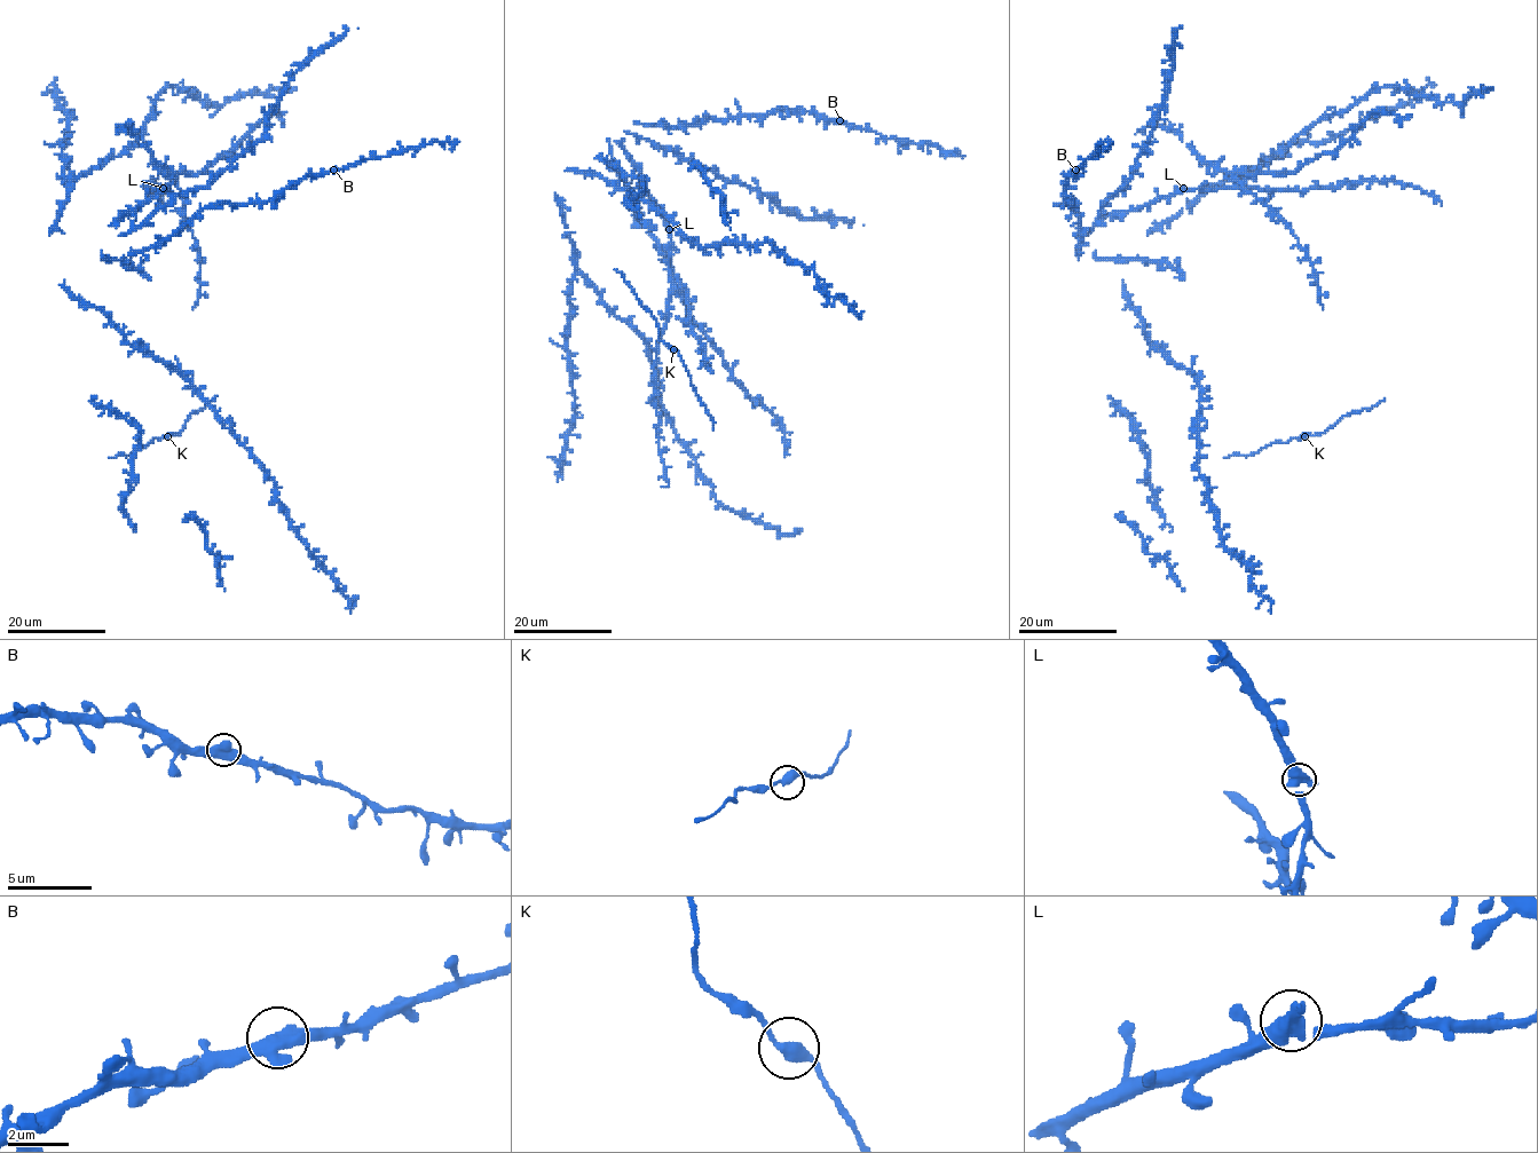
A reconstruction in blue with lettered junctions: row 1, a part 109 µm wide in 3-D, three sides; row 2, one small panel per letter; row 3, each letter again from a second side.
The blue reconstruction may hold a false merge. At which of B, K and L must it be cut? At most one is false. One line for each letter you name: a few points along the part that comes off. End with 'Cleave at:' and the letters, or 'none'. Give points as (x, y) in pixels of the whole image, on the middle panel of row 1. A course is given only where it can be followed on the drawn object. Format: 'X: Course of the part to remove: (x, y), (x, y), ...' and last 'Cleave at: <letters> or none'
Cleave at: none

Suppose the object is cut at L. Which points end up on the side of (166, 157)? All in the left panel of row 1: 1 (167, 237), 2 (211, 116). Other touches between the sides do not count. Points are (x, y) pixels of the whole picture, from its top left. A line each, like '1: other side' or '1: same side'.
1: other side
2: other side

